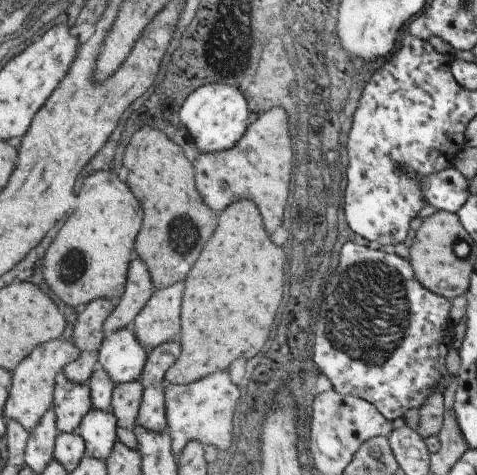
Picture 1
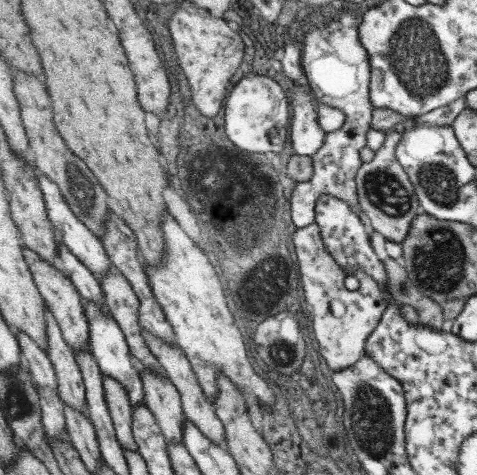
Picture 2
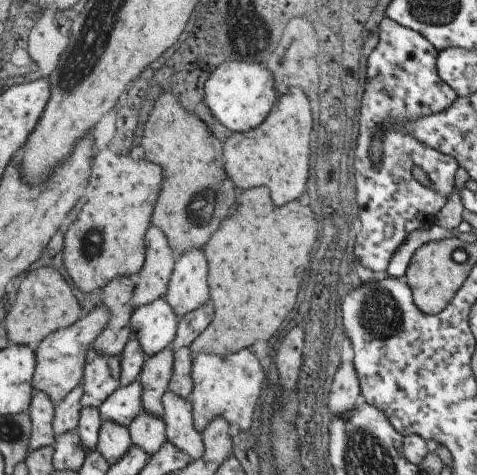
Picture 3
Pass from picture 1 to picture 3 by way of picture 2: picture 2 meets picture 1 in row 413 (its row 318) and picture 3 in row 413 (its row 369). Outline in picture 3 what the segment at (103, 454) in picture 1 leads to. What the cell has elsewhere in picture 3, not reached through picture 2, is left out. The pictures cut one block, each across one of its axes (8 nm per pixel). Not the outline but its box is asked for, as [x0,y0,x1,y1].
[99,380,143,428]

